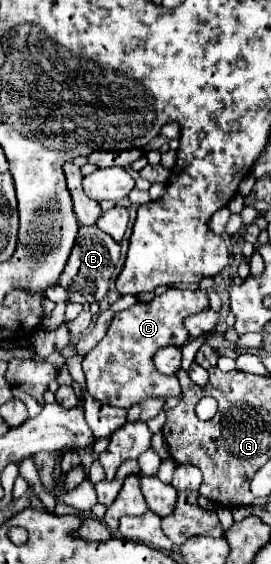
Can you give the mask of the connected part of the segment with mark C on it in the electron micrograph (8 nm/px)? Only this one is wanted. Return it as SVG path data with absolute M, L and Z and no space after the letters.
M169 288L151 302L137 302L131 308L117 312L105 338L83 358L89 394L103 404L119 408L131 408L143 398L169 398L181 394L181 386L175 382L175 376L159 374L153 364L153 356L165 346L185 346L189 342L189 332L183 326L183 320L203 310L209 310L207 290Z

